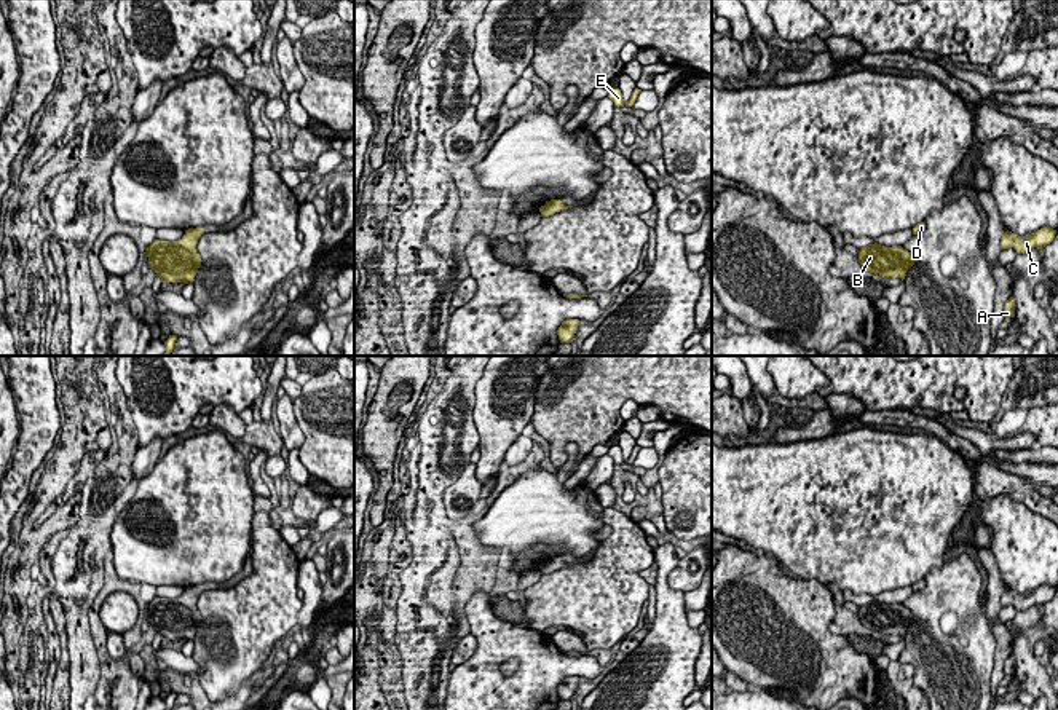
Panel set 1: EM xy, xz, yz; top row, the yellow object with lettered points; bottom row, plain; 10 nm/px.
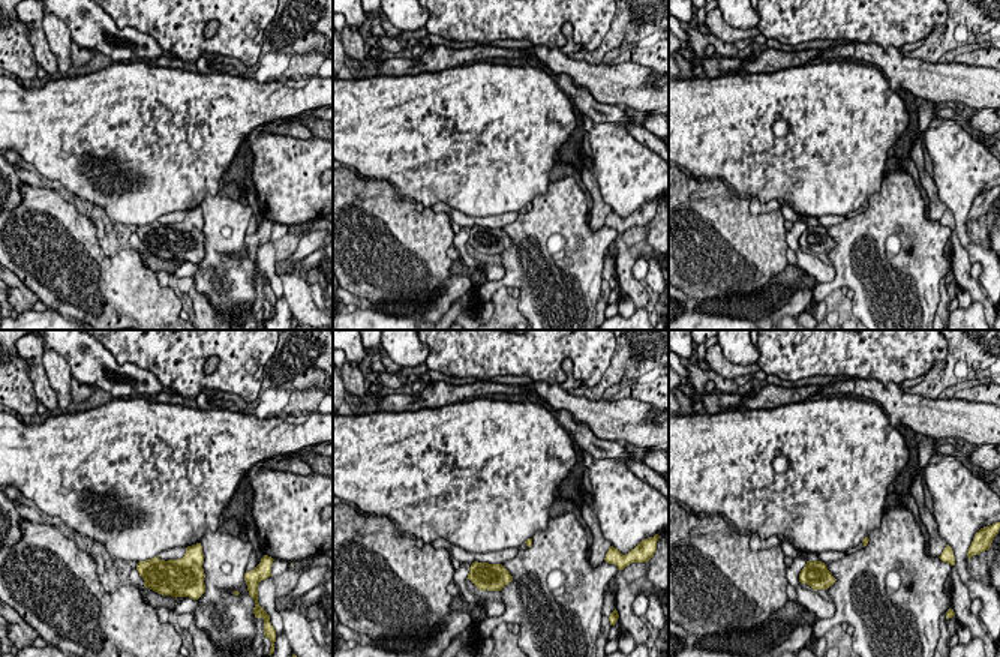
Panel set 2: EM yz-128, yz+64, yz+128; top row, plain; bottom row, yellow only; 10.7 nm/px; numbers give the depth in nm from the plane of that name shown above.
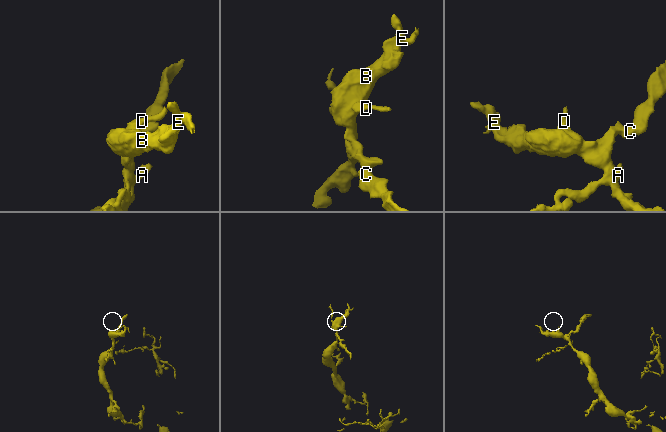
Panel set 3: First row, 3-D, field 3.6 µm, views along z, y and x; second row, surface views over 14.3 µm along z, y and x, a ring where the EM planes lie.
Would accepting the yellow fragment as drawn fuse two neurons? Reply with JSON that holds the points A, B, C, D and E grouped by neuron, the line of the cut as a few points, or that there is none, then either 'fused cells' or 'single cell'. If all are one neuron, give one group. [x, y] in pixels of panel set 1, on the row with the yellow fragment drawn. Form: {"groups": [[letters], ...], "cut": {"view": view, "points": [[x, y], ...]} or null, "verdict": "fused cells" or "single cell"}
{"groups": [["A", "B", "C", "D", "E"]], "cut": null, "verdict": "single cell"}

